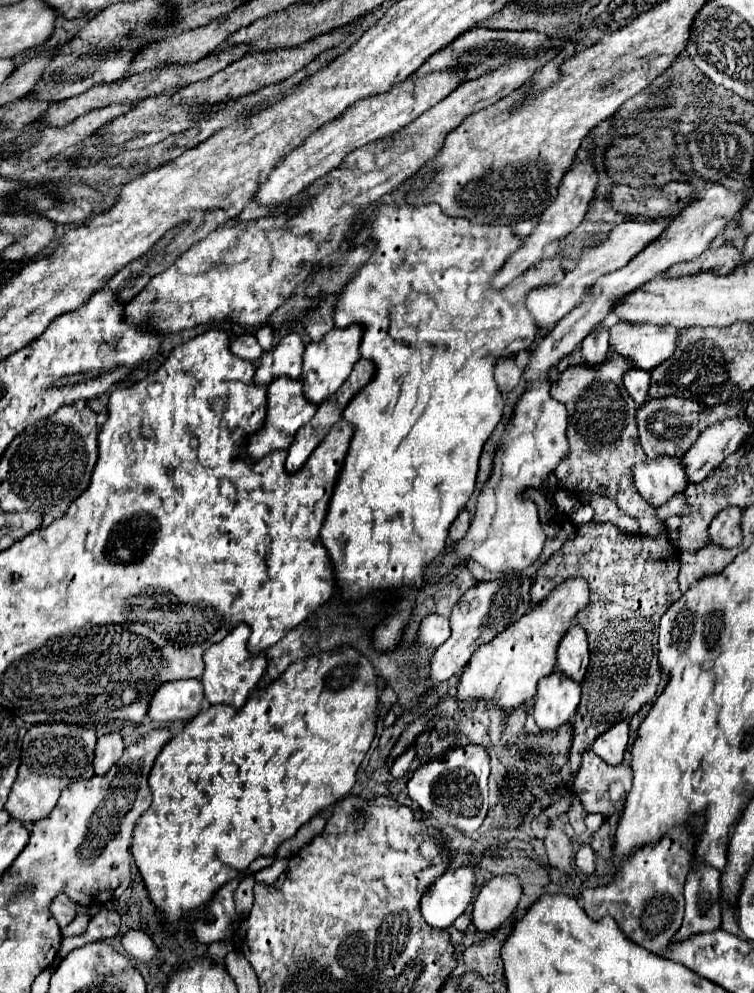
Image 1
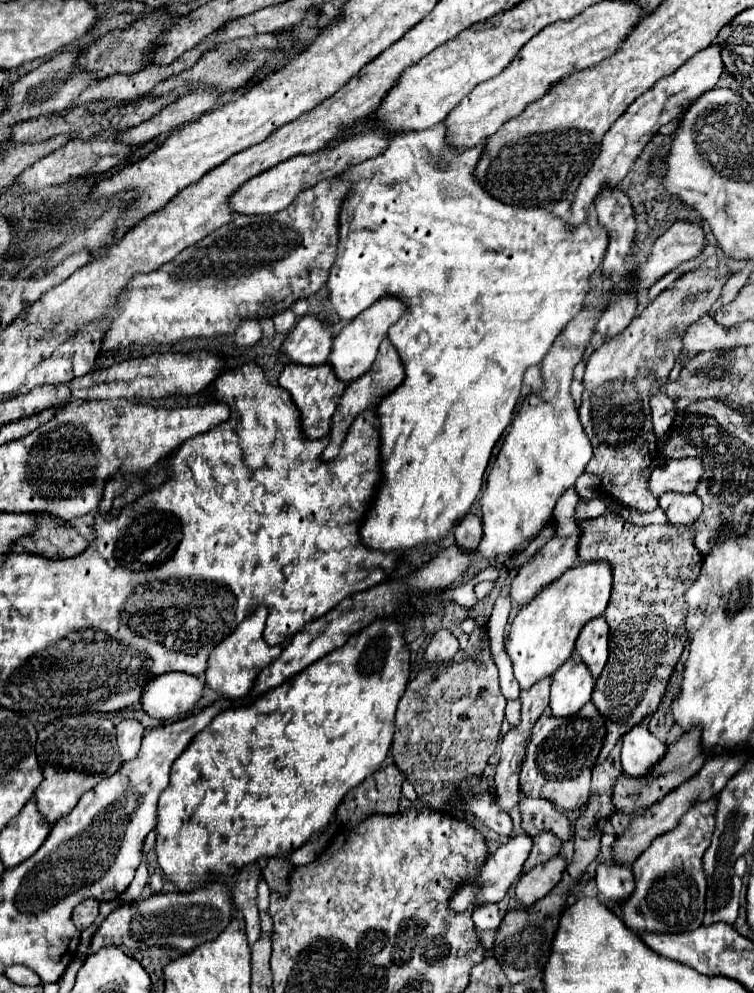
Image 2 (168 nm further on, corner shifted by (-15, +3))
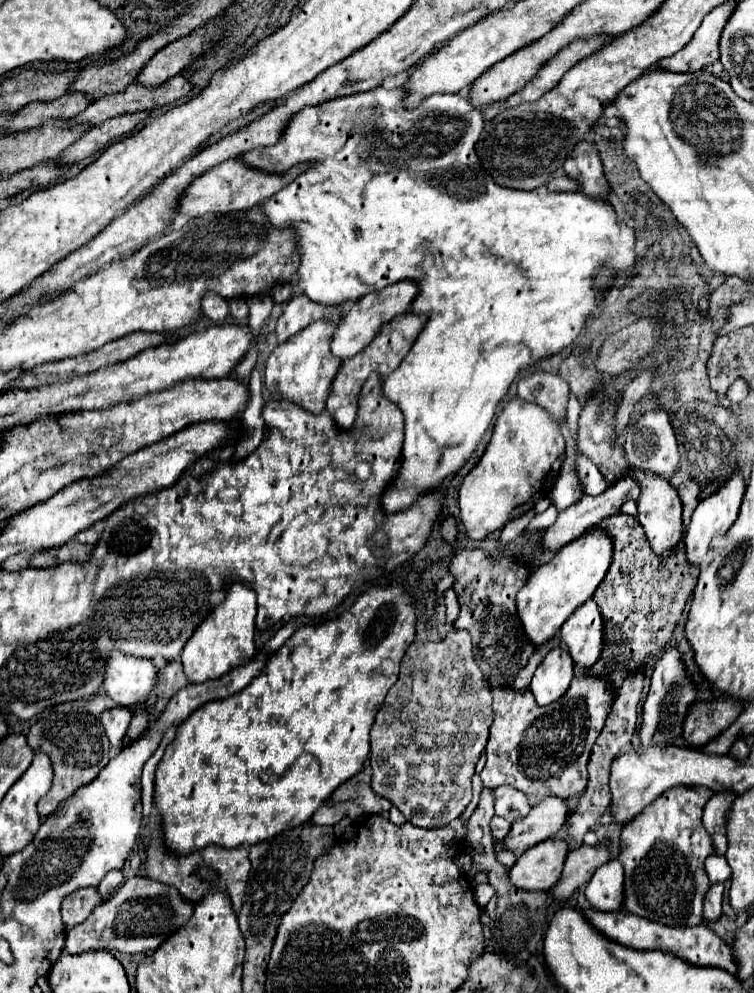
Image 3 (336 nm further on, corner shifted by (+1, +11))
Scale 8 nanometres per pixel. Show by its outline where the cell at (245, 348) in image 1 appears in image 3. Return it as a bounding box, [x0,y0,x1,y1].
[202,291,228,323]

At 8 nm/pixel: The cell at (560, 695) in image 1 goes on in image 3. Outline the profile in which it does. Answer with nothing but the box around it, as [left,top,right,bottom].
[530,647,572,705]

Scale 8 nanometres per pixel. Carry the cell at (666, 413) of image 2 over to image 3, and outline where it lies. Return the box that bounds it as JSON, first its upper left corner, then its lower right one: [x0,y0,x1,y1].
[624,411,680,479]

